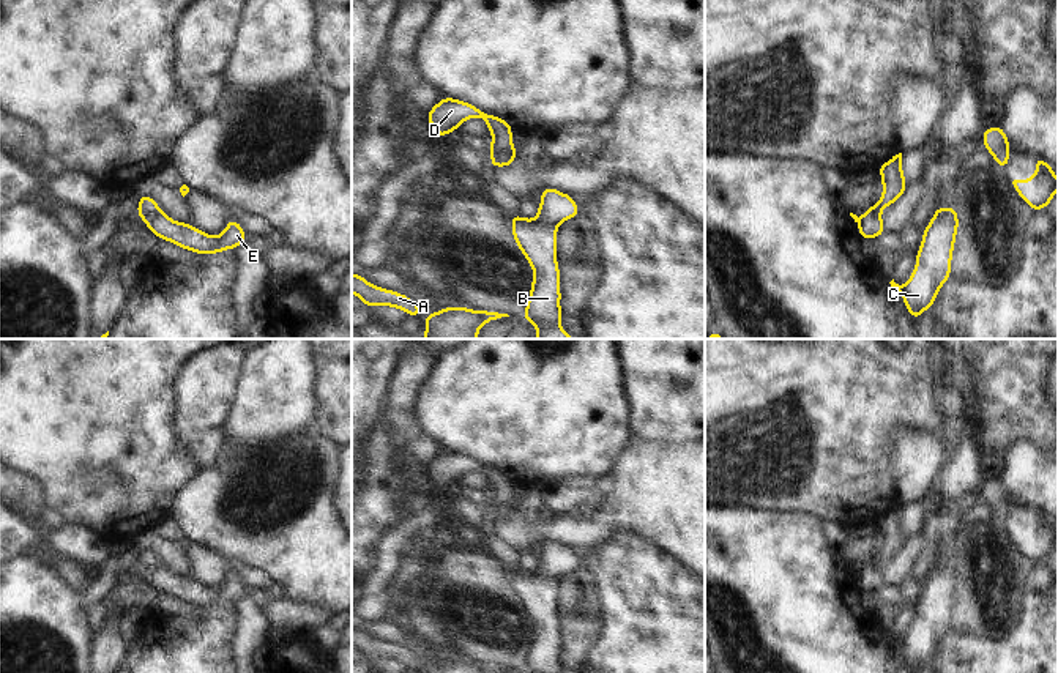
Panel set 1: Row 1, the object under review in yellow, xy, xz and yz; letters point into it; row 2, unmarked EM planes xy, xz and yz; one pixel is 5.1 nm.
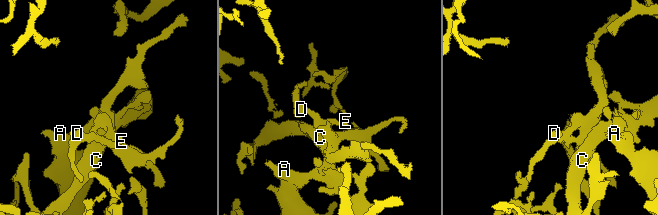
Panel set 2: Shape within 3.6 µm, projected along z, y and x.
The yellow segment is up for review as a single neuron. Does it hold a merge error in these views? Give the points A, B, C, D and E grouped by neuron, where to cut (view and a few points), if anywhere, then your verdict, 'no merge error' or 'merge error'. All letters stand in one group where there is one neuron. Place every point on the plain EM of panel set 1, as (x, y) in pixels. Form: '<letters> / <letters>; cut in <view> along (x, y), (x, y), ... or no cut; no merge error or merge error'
A D / B C E; cut in xy along (160, 563), (145, 574); merge error

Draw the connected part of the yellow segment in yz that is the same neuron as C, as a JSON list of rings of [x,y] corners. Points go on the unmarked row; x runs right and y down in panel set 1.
[[[938,560],[922,583],[916,618],[907,637],[889,635],[892,646],[902,645],[905,662],[913,673],[932,662],[938,643],[951,630],[952,604],[959,583],[959,567],[952,560]]]

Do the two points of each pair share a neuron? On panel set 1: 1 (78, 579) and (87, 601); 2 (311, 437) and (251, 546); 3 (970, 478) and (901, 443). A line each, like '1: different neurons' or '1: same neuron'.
1: different neurons
2: same neuron
3: different neurons

